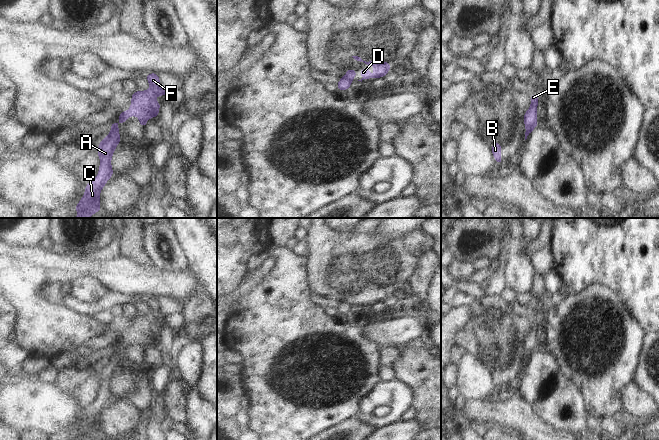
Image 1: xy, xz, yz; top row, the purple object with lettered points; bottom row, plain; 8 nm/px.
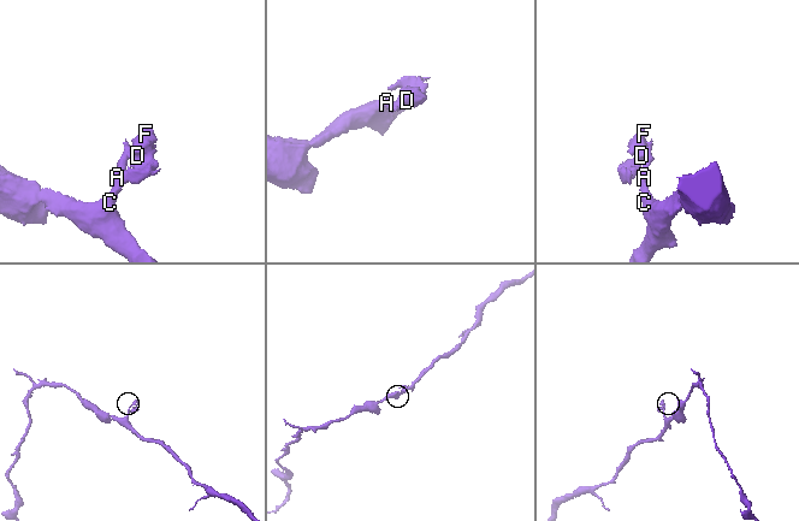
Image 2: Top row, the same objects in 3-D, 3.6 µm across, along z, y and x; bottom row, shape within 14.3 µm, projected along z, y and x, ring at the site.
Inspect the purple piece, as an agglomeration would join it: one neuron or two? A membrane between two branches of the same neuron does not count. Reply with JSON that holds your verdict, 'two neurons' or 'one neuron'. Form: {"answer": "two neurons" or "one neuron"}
{"answer": "two neurons"}

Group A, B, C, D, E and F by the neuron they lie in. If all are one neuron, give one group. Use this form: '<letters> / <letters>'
A C E / B D F

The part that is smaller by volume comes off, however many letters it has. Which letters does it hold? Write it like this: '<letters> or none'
B, D, F

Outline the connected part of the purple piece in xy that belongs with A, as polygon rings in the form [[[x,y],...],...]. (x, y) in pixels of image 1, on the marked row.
[[[121,114],[118,116],[118,119],[120,122],[118,124],[112,122],[111,132],[105,139],[99,142],[99,148],[97,150],[101,160],[99,173],[93,181],[86,185],[84,196],[74,208],[78,211],[78,215],[75,218],[89,218],[91,215],[101,210],[99,201],[100,191],[105,186],[107,180],[113,175],[111,158],[116,146],[120,143],[118,126],[125,122]]]

